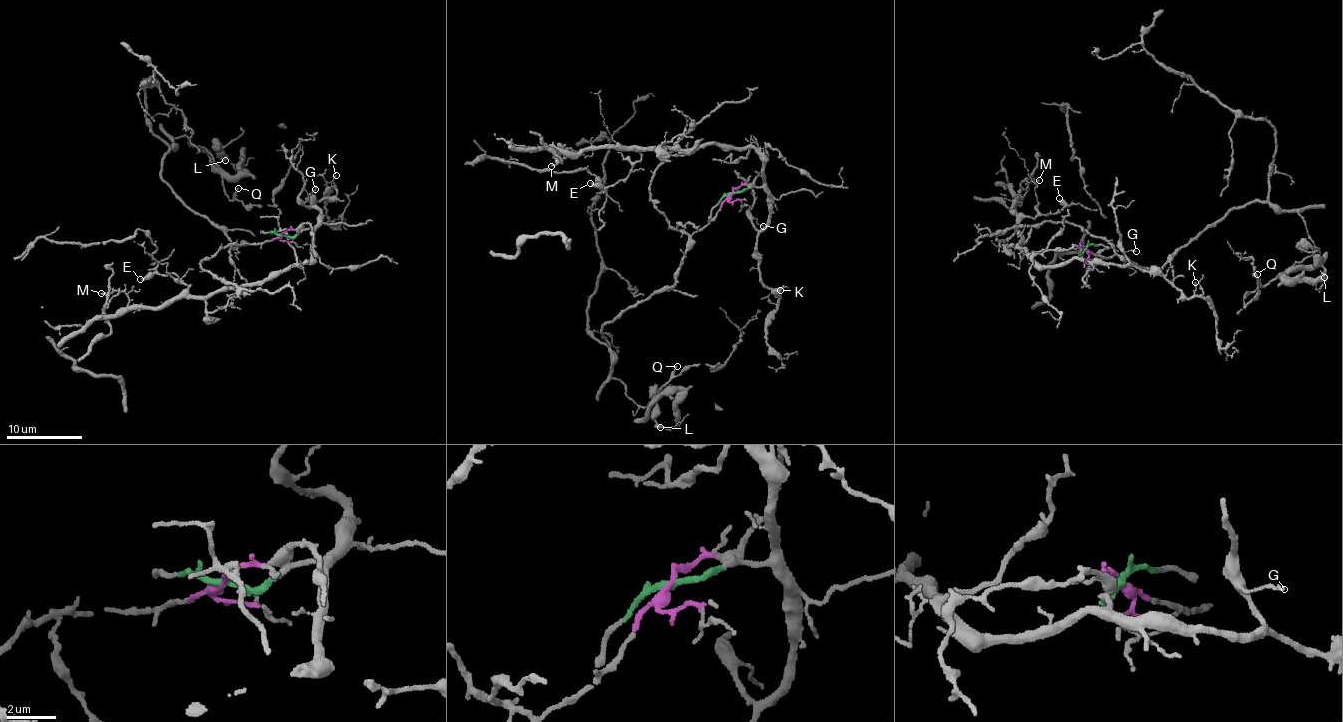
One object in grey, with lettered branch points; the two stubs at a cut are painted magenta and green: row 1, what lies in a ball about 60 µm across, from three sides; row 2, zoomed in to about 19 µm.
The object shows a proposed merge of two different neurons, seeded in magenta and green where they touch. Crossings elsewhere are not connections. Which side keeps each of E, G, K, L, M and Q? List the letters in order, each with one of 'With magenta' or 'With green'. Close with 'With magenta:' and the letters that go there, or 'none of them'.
E: With green
G: With green
K: With green
L: With magenta
M: With green
Q: With magenta
With magenta: L, Q

